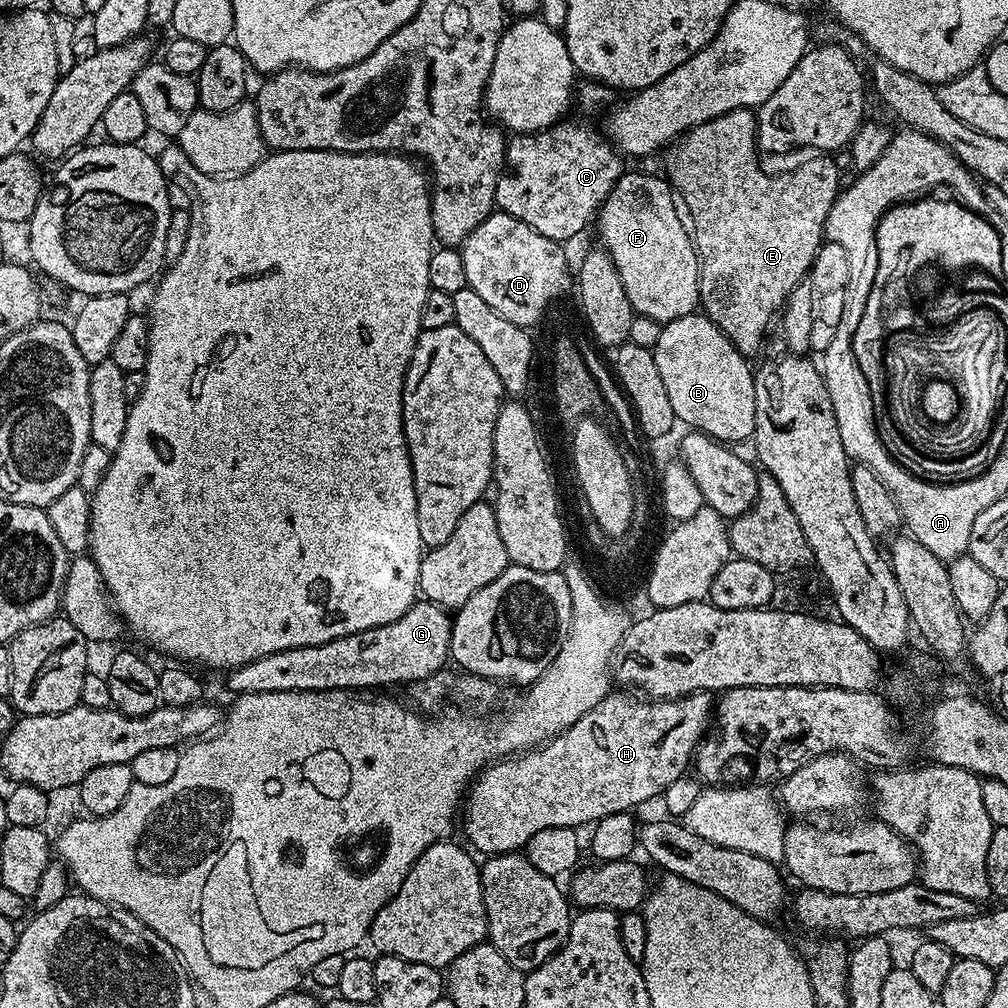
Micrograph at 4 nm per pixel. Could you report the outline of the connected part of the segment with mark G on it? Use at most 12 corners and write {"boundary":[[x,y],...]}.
{"boundary":[[426,599],[318,646],[227,673],[232,694],[384,690],[449,663]]}

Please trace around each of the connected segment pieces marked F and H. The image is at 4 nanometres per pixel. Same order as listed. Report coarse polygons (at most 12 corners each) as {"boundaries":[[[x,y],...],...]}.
{"boundaries":[[[628,171],[594,221],[633,313],[700,303],[667,179]],[[604,696],[467,785],[489,857],[663,797],[713,697]]]}

